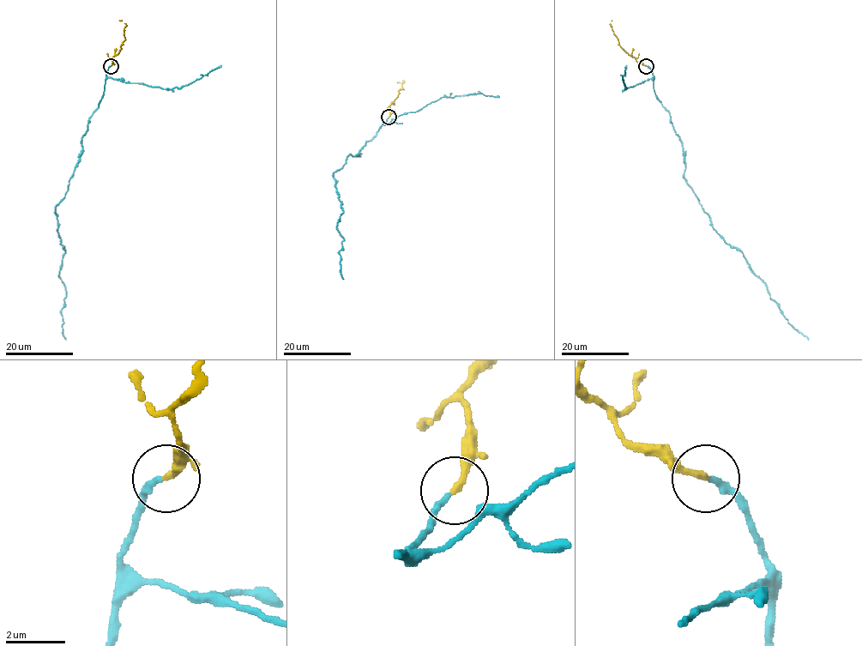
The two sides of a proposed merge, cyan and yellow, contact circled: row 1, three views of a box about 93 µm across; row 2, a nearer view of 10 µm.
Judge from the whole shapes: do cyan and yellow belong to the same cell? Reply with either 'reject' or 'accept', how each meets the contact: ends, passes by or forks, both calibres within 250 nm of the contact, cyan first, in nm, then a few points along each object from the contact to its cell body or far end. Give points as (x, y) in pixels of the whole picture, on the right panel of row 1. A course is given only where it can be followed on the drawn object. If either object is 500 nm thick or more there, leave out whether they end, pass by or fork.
accept; cyan ends; yellow ends; calibres 200 and 200 nm; course cyan (647, 66), (656, 98), (669, 112), (682, 142), (686, 182), (712, 227), (743, 254), (780, 312), (808, 340); course yellow (646, 66), (639, 63), (619, 45), (611, 21)

